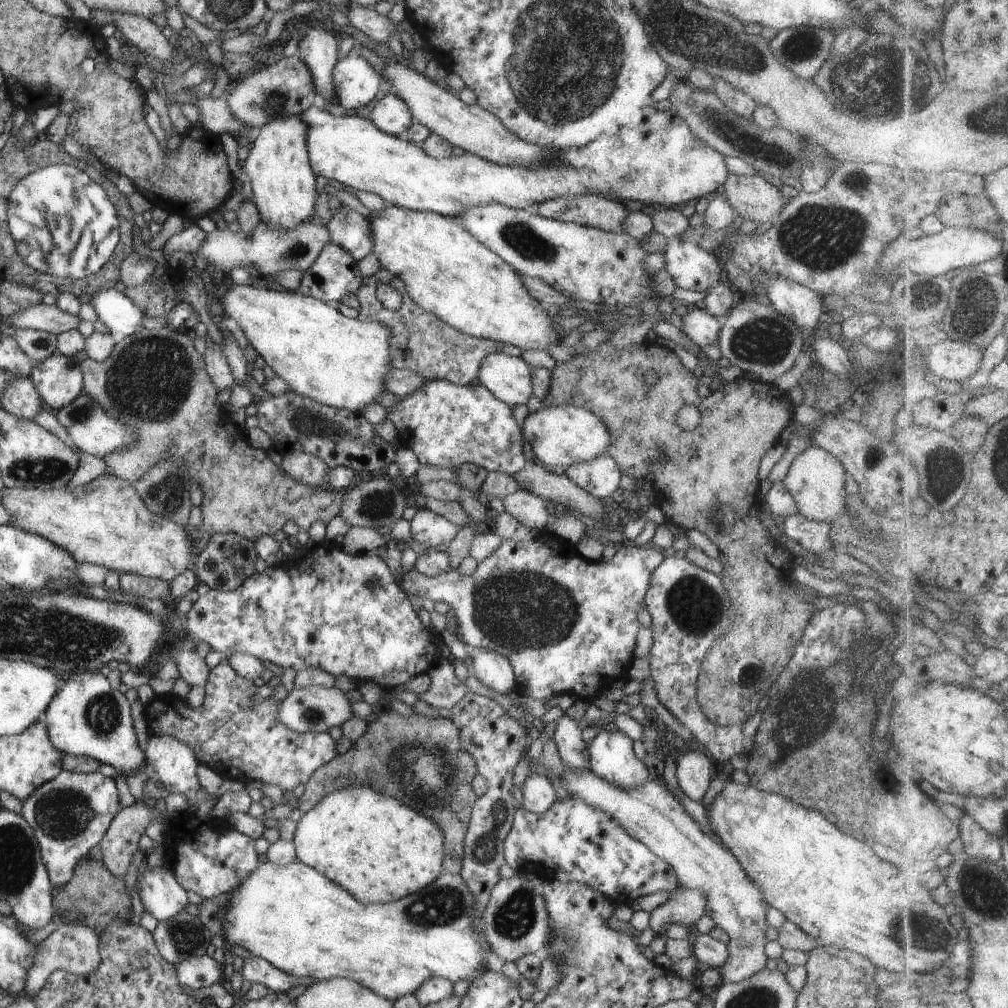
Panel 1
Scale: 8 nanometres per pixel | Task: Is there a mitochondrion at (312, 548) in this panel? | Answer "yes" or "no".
no

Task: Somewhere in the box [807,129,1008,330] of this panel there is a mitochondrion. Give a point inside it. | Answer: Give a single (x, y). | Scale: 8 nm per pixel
(850, 182)

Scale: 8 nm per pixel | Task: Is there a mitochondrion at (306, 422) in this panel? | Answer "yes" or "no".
yes

